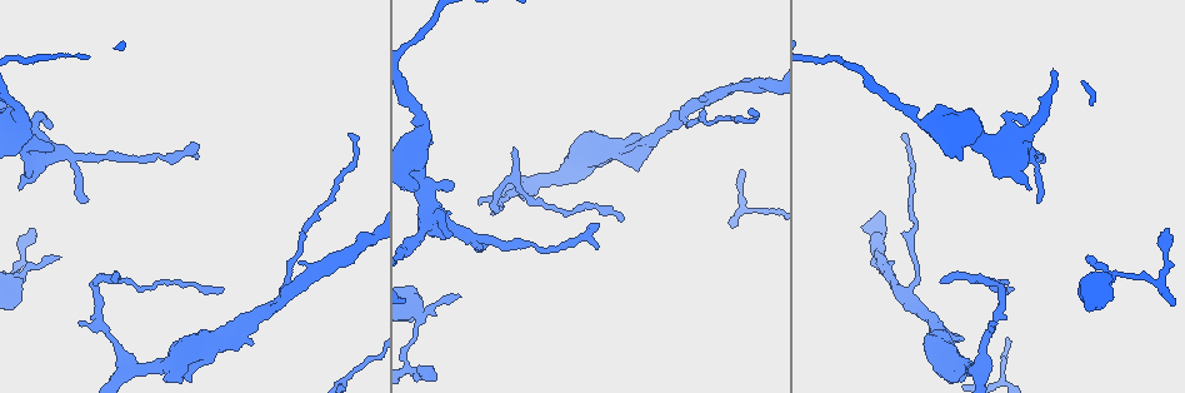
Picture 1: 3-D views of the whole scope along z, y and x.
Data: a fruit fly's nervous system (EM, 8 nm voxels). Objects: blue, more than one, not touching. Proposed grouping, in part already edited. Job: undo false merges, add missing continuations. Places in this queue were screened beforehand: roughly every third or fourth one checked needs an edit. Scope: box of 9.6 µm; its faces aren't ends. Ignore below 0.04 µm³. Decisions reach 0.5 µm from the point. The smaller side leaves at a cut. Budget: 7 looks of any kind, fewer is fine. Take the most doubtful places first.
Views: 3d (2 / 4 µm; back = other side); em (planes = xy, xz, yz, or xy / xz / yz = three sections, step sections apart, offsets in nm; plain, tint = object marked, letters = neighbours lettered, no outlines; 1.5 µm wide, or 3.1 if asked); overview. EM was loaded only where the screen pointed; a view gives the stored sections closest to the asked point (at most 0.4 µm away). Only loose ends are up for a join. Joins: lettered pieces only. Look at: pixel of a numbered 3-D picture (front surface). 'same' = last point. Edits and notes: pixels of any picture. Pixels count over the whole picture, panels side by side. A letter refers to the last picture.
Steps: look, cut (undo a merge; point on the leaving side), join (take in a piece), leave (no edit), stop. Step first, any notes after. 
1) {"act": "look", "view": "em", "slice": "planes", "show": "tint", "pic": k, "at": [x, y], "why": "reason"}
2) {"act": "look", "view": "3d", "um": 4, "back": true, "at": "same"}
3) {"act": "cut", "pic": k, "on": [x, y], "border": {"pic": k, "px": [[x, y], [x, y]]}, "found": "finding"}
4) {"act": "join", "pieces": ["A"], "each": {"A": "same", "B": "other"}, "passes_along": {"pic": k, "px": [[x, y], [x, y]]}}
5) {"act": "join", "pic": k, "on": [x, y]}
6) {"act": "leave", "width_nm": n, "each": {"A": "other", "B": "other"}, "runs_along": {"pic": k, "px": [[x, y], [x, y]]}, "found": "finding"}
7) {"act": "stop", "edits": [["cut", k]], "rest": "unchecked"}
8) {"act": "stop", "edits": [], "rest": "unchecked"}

{"act": "look", "view": "3d", "um": 2, "back": true, "pic": 1, "at": [199, 144], "why": "free end"}

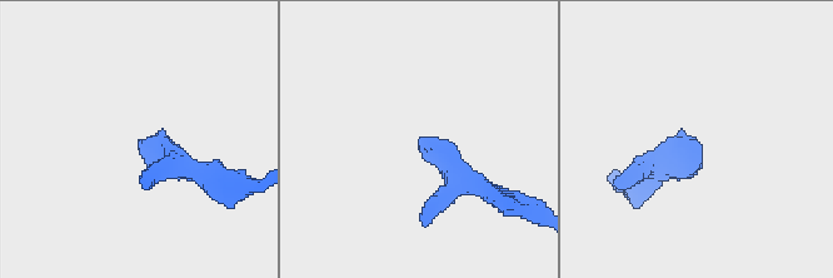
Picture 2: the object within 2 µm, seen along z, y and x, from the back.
{"act": "look", "view": "em", "slice": "planes", "show": "plain", "pic": 2, "at": [139, 142], "why": "need the tissue"}

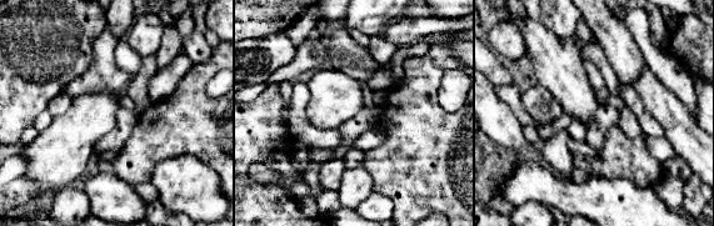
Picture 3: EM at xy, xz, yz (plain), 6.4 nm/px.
{"act": "look", "view": "em", "slice": "planes", "show": "letters", "at": "same"}

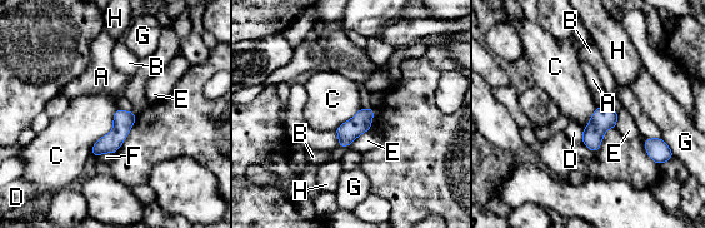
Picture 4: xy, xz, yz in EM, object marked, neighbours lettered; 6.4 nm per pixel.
{"act": "leave", "each": {"A": "other", "B": "other", "C": "other", "D": "other", "E": "other", "F": "other", "G": "other", "H": "other"}, "border": {"pic": 4, "px": [[584, 128], [581, 140]]}, "found": "none of them fits"}

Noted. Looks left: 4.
{"act": "look", "view": "em", "slice": "planes", "show": "letters", "pic": 1, "at": [621, 217], "why": "end of a long branch"}

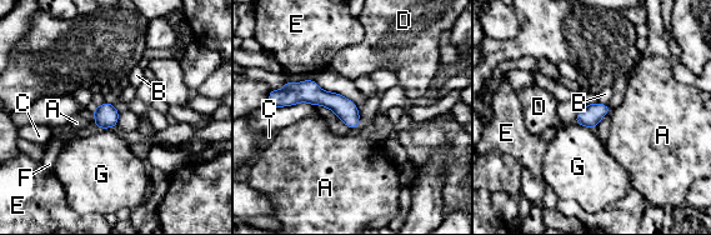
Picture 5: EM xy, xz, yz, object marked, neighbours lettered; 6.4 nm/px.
{"act": "leave", "each": {"A": "other", "B": "other", "C": "other", "D": "other", "E": "other", "F": "other", "G": "other"}, "border": {"pic": 5, "px": [[575, 121], [589, 128]]}, "found": "none of them fits"}

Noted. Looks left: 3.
{"act": "look", "view": "3d", "um": 2, "back": true, "pic": 1, "at": [130, 366], "why": "thick turns thin"}

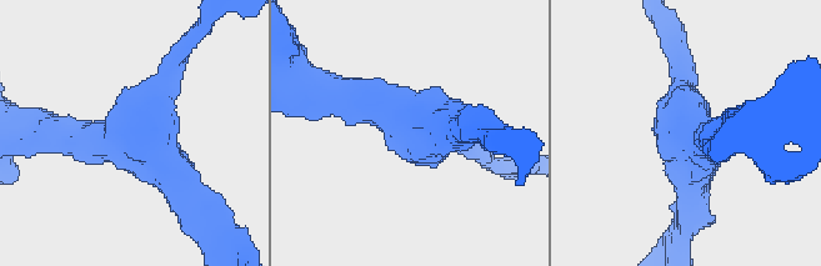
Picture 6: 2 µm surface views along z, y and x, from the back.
{"act": "look", "view": "em", "slice": "planes", "show": "tint", "pic": 6, "at": [133, 132], "arms": 3, "why": "shape alone is not enough"}

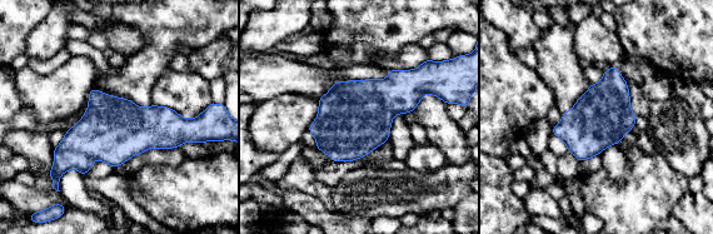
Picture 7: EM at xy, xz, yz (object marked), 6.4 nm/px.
{"act": "look", "view": "em", "slice": "planes", "show": "letters", "at": "same"}

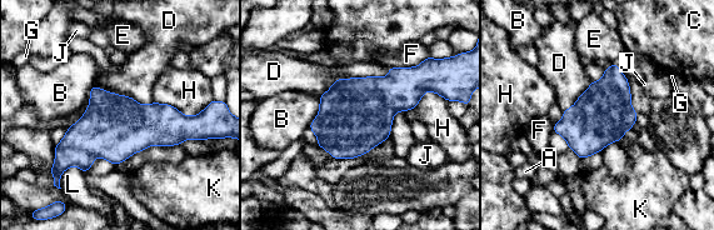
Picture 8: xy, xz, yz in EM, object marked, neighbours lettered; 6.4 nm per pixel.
{"act": "leave", "each": {"A": "other", "B": "other", "C": "other", "D": "other", "E": "other", "F": "other", "G": "other", "H": "other", "J": "other", "K": "other", "L": "other"}, "border": {"pic": 8, "px": [[95, 84], [140, 104], [153, 103]]}, "found": "one cell here"}

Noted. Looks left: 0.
{"act": "stop", "edits": [], "rest": "unchecked"}

